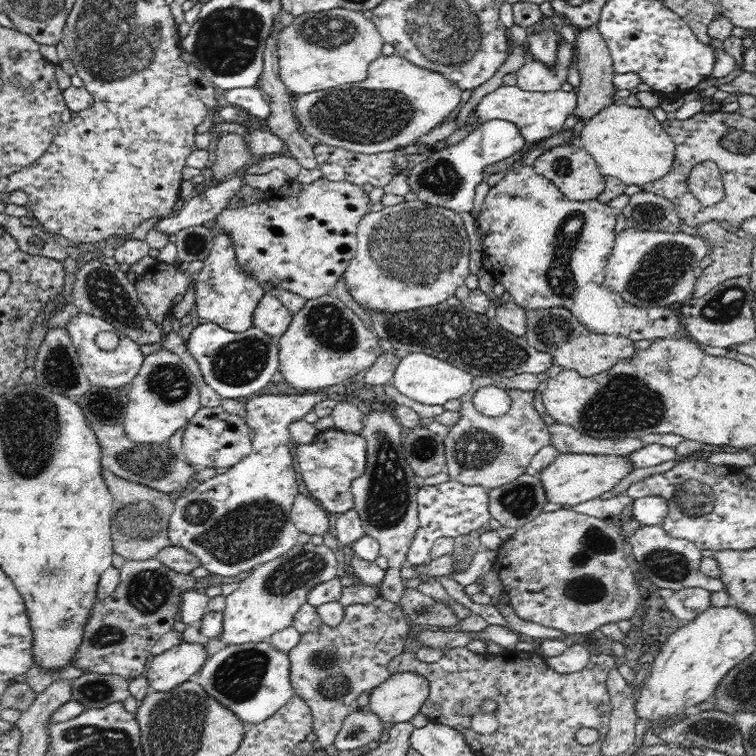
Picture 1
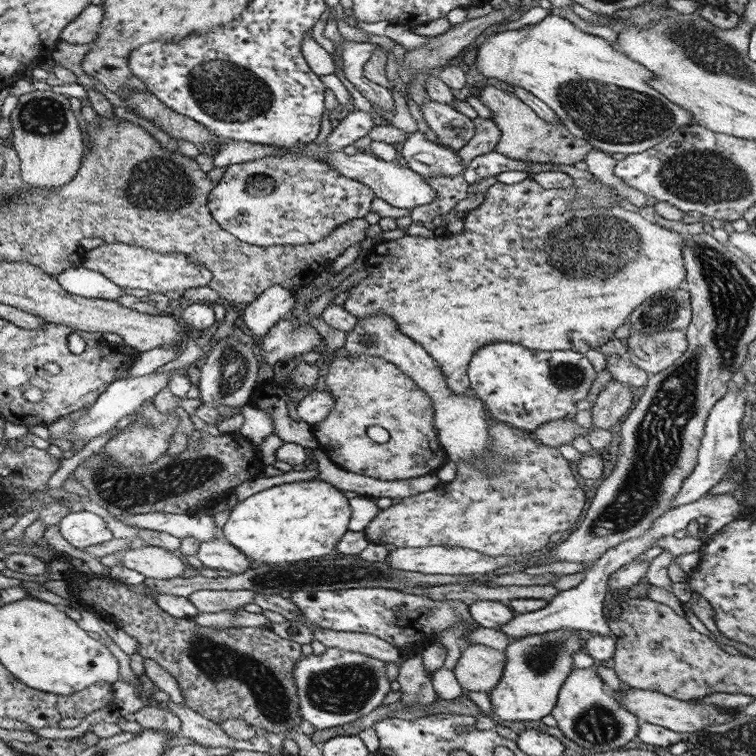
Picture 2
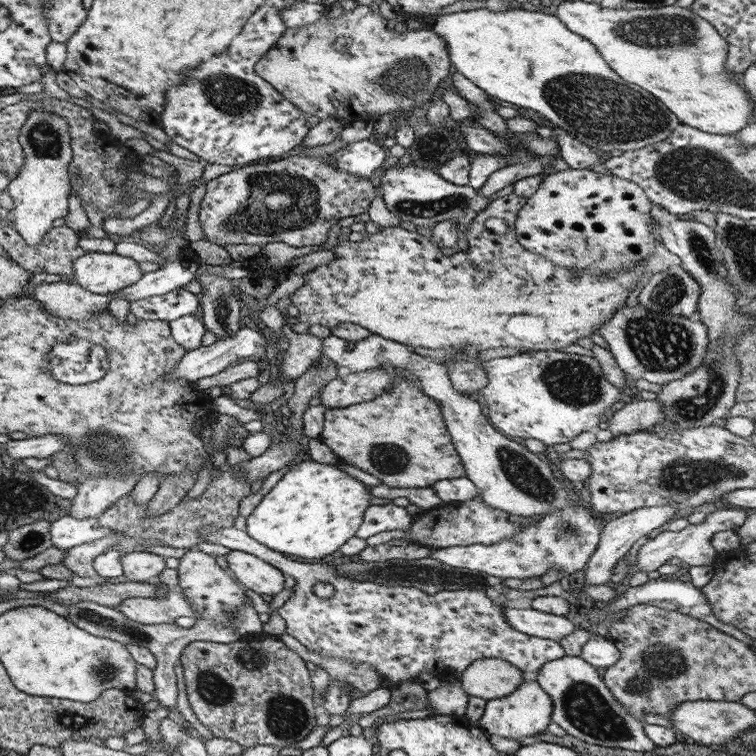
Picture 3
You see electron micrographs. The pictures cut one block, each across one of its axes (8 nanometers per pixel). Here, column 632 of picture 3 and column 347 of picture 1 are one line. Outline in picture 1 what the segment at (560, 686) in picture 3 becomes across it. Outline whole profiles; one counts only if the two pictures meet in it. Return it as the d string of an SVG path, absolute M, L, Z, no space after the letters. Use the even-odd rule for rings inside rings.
M354 710L344 719L333 748L338 753L366 746L369 742L378 740L384 730L382 724L372 711L364 714L363 711Z

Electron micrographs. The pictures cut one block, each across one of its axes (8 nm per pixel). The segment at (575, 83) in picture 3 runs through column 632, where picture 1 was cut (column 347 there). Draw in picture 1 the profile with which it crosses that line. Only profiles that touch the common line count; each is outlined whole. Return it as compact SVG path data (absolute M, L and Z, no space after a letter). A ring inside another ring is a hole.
M380 55L376 60L370 63L368 69L368 78L364 82L352 83L347 85L340 85L331 89L321 90L310 94L294 97L294 113L301 129L306 135L312 134L314 138L317 138L318 142L322 144L328 144L330 146L345 148L346 150L362 153L362 154L378 154L380 152L390 152L392 150L400 149L412 142L417 141L421 136L428 134L432 129L435 129L444 120L448 119L448 116L460 106L460 97L463 90L455 83L452 82L441 73L433 72L433 70L426 70L412 64L408 59L402 58L399 55L384 56Z

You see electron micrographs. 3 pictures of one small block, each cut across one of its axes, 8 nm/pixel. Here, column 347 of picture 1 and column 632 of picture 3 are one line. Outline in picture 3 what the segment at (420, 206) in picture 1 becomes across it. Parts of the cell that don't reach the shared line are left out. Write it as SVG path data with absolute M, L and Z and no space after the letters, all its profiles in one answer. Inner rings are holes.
M513 193L493 198L481 212L475 214L465 230L467 250L451 256L443 255L425 236L400 226L383 227L357 242L341 240L331 249L335 259L304 274L305 282L301 288L289 296L291 313L308 327L319 325L331 332L342 322L350 322L384 340L425 349L468 346L472 352L497 347L512 347L522 352L528 349L559 351L579 338L588 338L591 333L596 334L596 328L604 324L616 308L625 305L627 295L643 273L645 262L619 275L593 277L593 282L591 276L583 272L579 274L554 266L547 258L527 252L515 238L514 220L525 201L527 197ZM487 218L503 220L505 232L494 234L485 229L483 222Z

